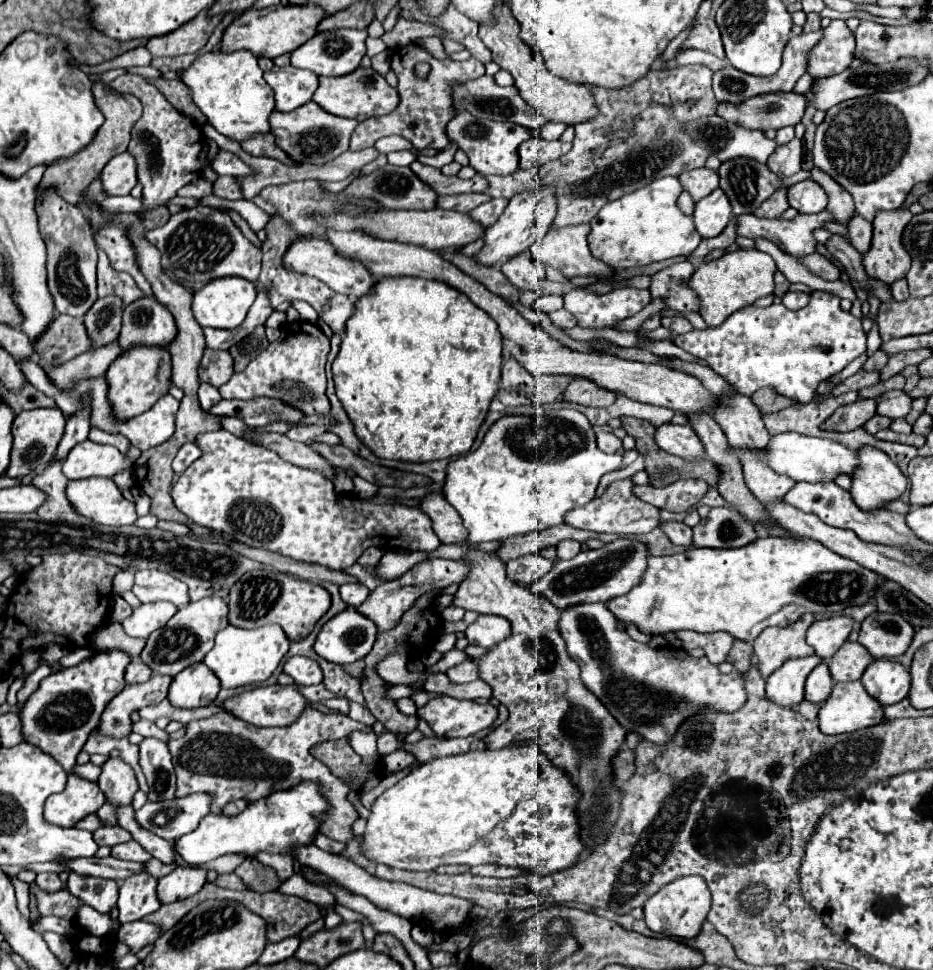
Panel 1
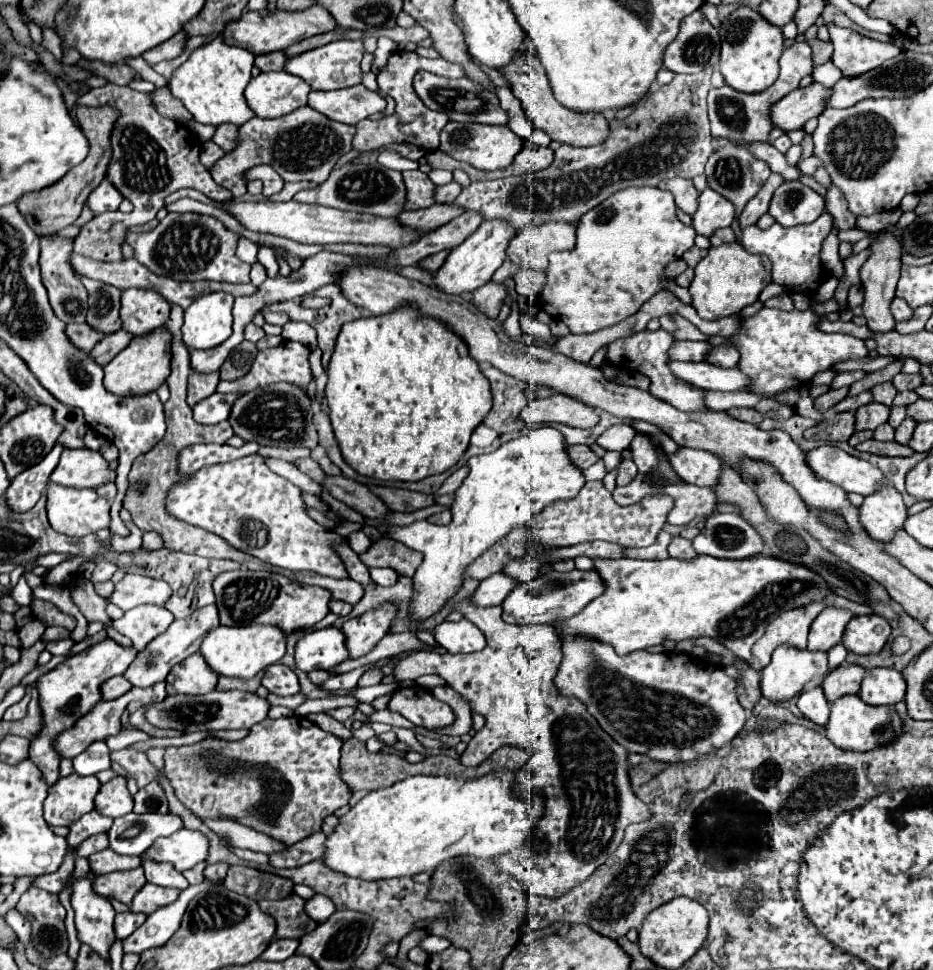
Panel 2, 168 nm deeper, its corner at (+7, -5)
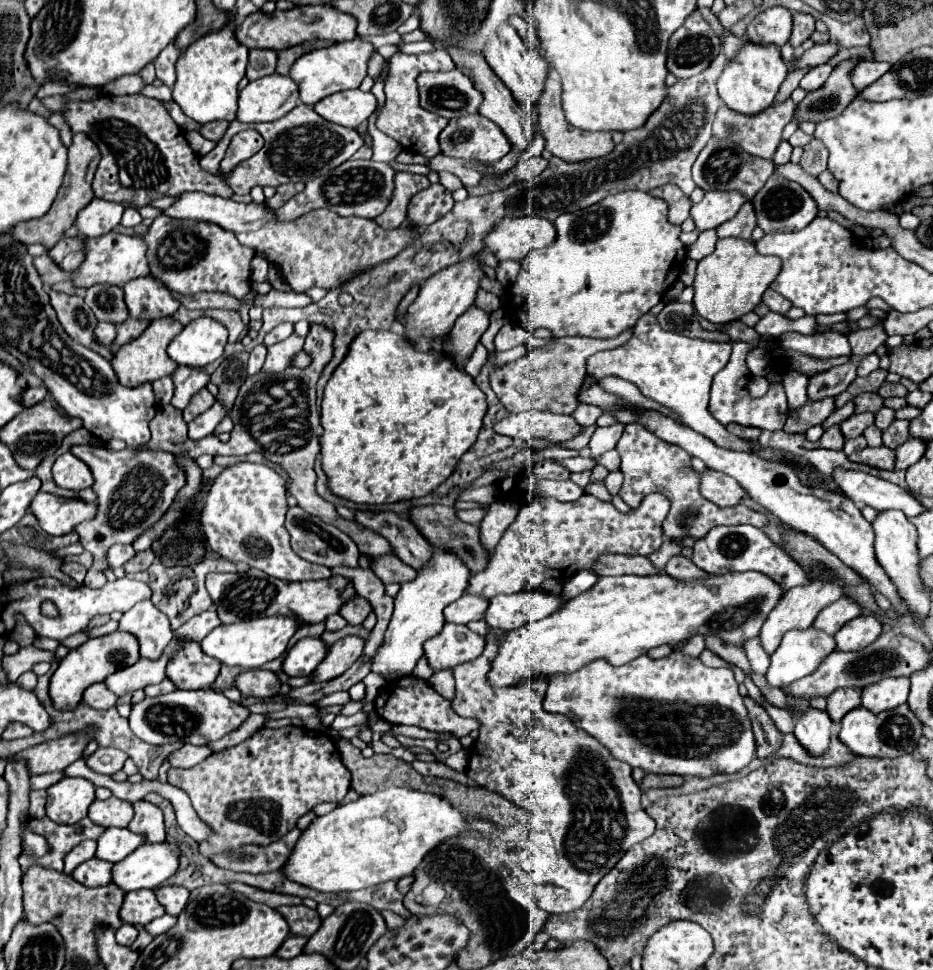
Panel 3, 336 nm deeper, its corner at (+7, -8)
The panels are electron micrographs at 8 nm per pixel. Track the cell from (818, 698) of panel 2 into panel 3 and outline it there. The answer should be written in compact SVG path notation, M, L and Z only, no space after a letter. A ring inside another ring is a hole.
M810 708L804 712L804 716L796 722L794 736L800 742L800 746L810 756L824 756L824 752L830 746L830 734L832 734L832 720L826 712Z

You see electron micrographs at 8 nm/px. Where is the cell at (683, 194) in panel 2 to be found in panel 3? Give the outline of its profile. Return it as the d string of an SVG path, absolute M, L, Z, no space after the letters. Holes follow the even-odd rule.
M666 184L662 188L656 188L650 192L656 198L662 198L668 204L668 222L670 224L682 224L688 216L690 216L690 208L692 202L688 196L684 196L684 192L680 192L680 188Z

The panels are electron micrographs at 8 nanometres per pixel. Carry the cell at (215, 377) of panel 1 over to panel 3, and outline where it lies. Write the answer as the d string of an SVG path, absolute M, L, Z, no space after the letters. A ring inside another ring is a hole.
M202 388L196 396L192 396L192 400L190 400L190 404L188 404L188 408L184 410L184 414L182 414L182 418L184 418L184 422L192 422L194 418L198 418L200 414L204 414L212 404L214 404L216 400L214 400L214 396L206 390L206 388Z

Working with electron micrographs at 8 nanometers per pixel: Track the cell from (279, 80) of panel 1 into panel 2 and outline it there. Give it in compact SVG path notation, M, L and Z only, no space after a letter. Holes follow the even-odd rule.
M268 71L246 87L246 99L262 119L276 119L306 105L310 85L286 71Z

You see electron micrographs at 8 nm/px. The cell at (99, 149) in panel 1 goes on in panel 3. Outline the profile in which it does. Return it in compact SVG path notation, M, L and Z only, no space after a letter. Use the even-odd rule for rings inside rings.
M76 134L72 138L72 144L68 148L68 166L66 166L66 176L64 182L58 190L58 196L52 204L52 208L40 218L40 220L32 220L28 224L16 224L16 228L12 228L12 236L14 240L18 240L24 246L30 244L42 244L46 250L54 248L54 244L64 236L64 232L74 224L78 212L88 206L94 198L92 192L92 178L96 172L96 166L100 162L100 150L92 144L92 140L88 140L88 136L84 134Z

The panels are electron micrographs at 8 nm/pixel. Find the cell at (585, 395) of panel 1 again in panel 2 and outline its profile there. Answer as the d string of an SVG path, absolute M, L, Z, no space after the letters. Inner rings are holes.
M554 393L546 399L534 399L528 403L528 407L522 409L522 421L528 425L534 423L566 423L572 427L590 429L598 423L600 411L582 405L580 401L564 395Z

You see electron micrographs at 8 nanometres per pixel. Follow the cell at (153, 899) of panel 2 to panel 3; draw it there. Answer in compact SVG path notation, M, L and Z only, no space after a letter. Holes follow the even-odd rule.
M152 890L128 892L120 906L120 920L132 926L146 926L154 918L160 918L162 914L164 914L164 908L160 908Z

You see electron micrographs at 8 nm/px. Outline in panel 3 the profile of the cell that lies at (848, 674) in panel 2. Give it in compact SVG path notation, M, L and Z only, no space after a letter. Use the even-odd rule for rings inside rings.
M842 688L842 690L836 690L830 698L828 698L828 714L832 718L832 722L840 724L840 720L844 718L844 714L848 714L850 710L858 708L862 704L862 698L860 698L860 690L858 688Z

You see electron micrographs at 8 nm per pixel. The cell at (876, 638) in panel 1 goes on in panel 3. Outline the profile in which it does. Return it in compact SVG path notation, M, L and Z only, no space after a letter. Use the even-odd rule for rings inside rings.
M858 616L850 622L846 622L836 634L836 648L850 652L850 650L860 650L866 648L868 644L872 644L872 640L876 640L876 636L880 636L882 632L882 624L874 618L874 616Z

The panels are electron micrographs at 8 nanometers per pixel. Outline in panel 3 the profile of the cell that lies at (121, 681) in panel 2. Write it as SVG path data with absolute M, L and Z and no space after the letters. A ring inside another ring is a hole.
M98 682L98 684L92 684L92 686L88 686L88 688L84 690L82 700L84 700L88 706L92 706L92 708L102 708L102 710L106 710L106 708L112 708L112 706L116 704L118 696L112 696L112 692L108 692L108 688L104 688L102 682Z

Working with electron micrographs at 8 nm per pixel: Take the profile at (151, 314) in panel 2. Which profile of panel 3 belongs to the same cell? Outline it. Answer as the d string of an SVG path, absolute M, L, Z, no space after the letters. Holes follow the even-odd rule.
M154 276L130 280L124 286L126 304L132 318L140 320L158 320L164 316L172 316L180 302L172 296L170 288Z

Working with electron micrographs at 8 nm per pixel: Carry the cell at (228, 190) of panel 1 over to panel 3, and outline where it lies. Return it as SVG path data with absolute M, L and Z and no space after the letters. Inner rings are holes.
M298 104L284 118L274 120L274 122L266 122L266 124L242 124L238 120L230 122L226 134L216 144L216 148L200 158L200 166L204 166L208 172L218 172L218 164L224 158L224 152L226 152L232 136L238 134L240 130L248 130L248 128L258 130L266 142L264 142L264 148L256 156L240 162L232 170L232 174L228 174L228 184L236 194L248 194L254 186L280 186L286 182L296 182L296 180L306 180L306 178L312 178L318 174L326 174L332 168L346 162L364 144L364 138L356 130L350 130L350 128L344 128L338 124L330 124L322 116L318 116L312 108L308 108L306 104Z

